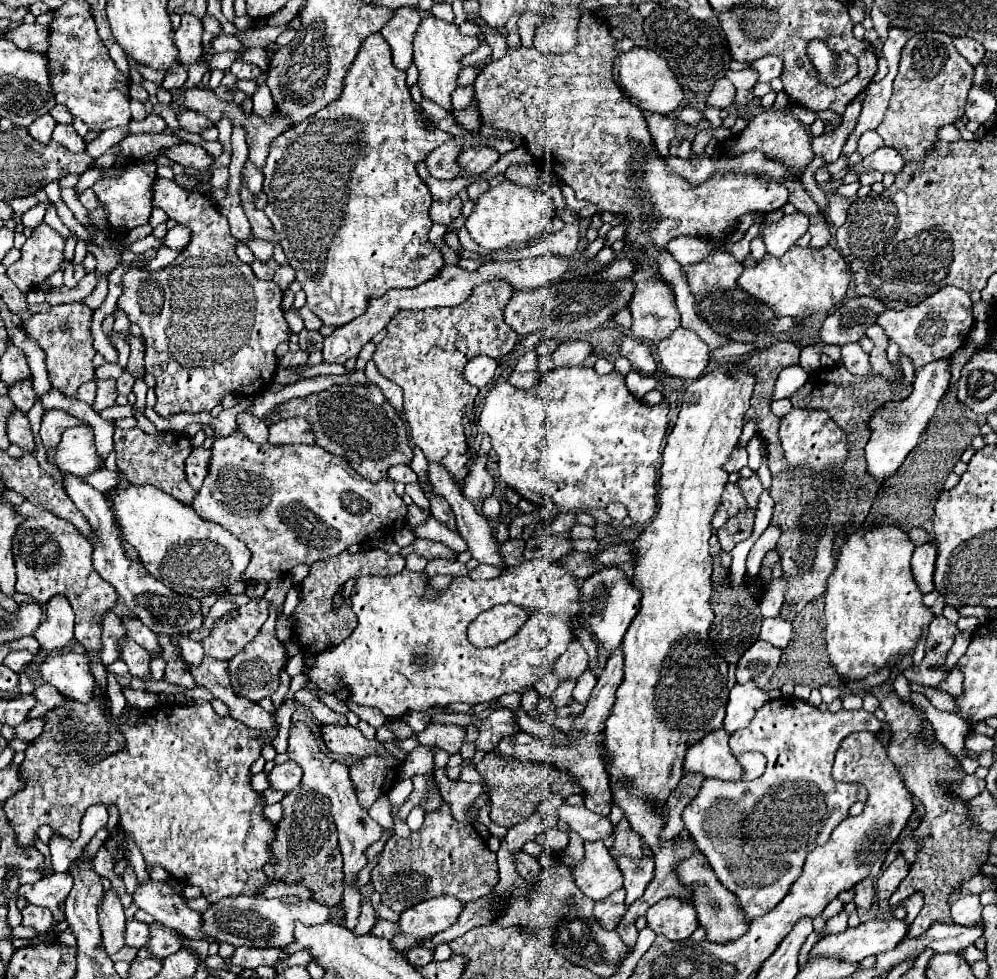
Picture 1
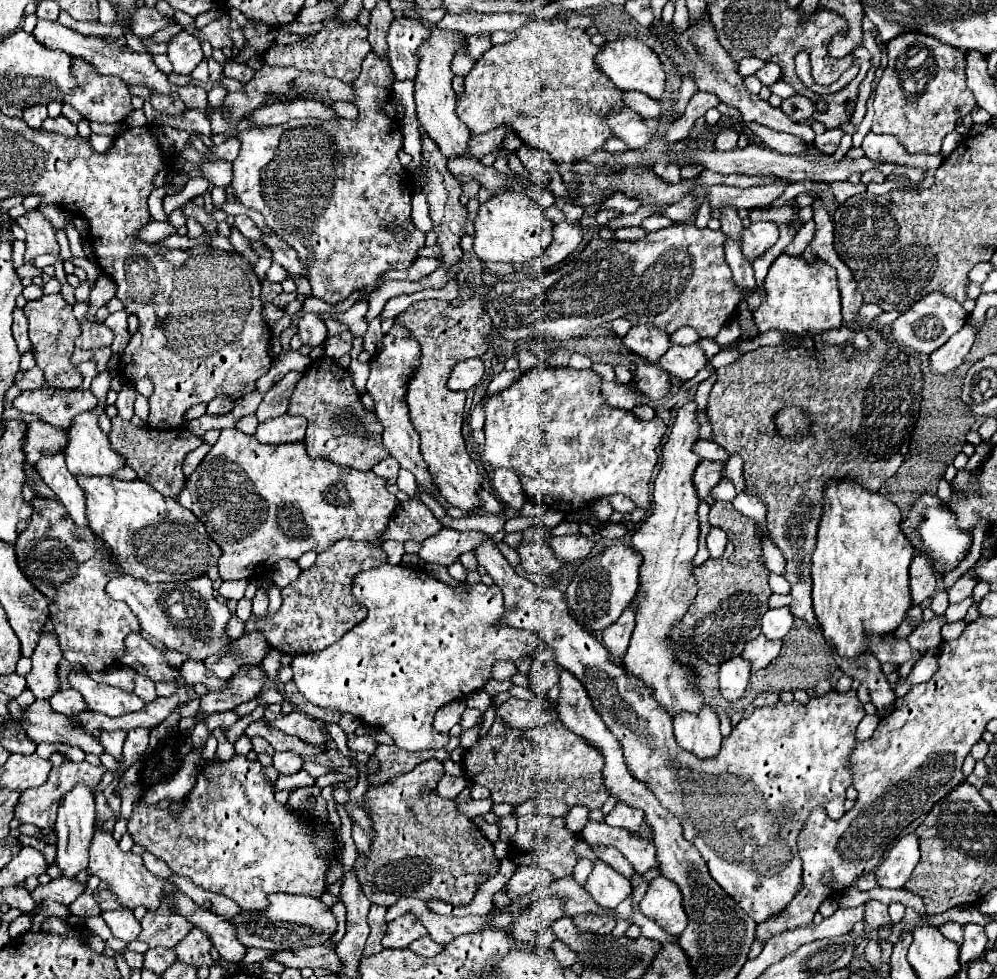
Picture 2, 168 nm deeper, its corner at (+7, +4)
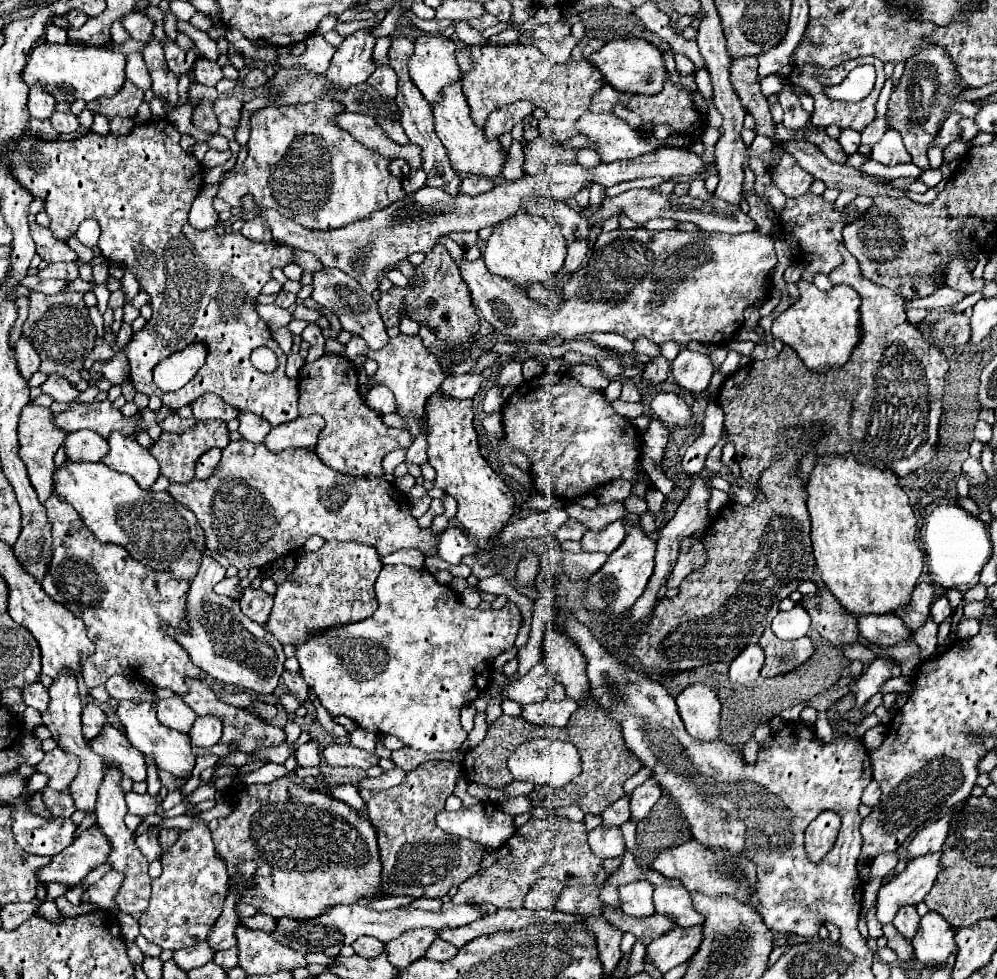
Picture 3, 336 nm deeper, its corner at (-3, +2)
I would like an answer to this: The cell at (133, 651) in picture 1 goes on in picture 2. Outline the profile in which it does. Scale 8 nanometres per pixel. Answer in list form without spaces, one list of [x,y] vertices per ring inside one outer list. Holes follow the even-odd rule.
[[[138,672],[136,678],[134,678],[134,684],[136,684],[134,686],[134,694],[138,694],[144,702],[152,702],[154,698],[158,698],[156,690],[154,690],[154,682],[146,674]]]

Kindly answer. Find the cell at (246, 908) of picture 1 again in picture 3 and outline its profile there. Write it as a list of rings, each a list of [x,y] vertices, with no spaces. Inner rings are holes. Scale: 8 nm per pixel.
[[[446,902],[438,912],[426,912],[418,908],[398,908],[398,910],[388,910],[388,912],[376,912],[370,910],[368,906],[352,904],[352,906],[336,906],[332,912],[326,912],[324,916],[318,916],[316,920],[278,920],[276,936],[282,944],[288,944],[290,948],[296,948],[298,952],[322,952],[326,956],[336,956],[340,954],[340,948],[346,944],[352,944],[360,936],[374,936],[380,942],[390,942],[398,936],[402,936],[410,928],[432,928],[432,930],[442,930],[442,928],[458,928],[464,924],[470,924],[478,918],[484,916],[484,910],[478,906],[470,904],[452,904]]]

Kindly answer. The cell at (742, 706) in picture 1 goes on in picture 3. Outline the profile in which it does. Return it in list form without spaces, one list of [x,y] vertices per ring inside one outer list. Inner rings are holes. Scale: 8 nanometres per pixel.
[[[748,644],[748,648],[744,648],[736,656],[736,660],[732,660],[730,680],[738,684],[752,682],[760,676],[762,664],[764,664],[764,650],[760,648],[760,644]]]

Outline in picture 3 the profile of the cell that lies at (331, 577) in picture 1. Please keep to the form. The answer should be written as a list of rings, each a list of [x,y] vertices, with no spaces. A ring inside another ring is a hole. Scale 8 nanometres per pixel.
[[[326,542],[316,552],[306,552],[296,560],[296,568],[284,584],[278,586],[268,628],[282,644],[296,644],[302,636],[338,624],[360,622],[378,608],[374,582],[382,562],[376,548],[356,542]]]

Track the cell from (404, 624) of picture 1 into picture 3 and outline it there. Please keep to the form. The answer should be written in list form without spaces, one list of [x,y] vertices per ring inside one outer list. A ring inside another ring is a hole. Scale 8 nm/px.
[[[396,564],[396,566],[382,566],[382,572],[376,580],[376,598],[378,598],[378,610],[360,622],[352,622],[352,624],[342,624],[338,628],[328,628],[326,632],[312,632],[308,634],[304,640],[300,640],[298,644],[294,644],[296,648],[296,658],[300,662],[300,672],[302,678],[306,680],[306,684],[316,692],[320,704],[332,714],[332,716],[346,716],[350,720],[354,720],[360,728],[370,730],[374,734],[392,734],[396,738],[400,738],[406,746],[422,750],[422,752],[452,752],[452,750],[460,750],[462,742],[468,738],[468,732],[462,730],[460,724],[460,708],[466,702],[476,700],[484,688],[488,688],[488,676],[492,674],[490,668],[490,660],[494,660],[494,656],[498,656],[500,652],[508,650],[514,646],[514,640],[518,636],[520,630],[520,610],[514,604],[506,604],[502,610],[470,610],[466,606],[462,606],[460,598],[456,596],[456,592],[448,586],[442,586],[434,580],[434,576],[428,570],[416,570],[412,566],[406,564]]]

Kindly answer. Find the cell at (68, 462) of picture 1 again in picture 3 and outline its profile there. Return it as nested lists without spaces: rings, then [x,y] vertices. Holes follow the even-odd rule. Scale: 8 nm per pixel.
[[[114,432],[108,438],[108,444],[110,452],[104,458],[104,464],[120,474],[132,476],[142,490],[150,490],[160,476],[158,460],[146,448],[142,448],[136,438],[122,436],[120,432]]]

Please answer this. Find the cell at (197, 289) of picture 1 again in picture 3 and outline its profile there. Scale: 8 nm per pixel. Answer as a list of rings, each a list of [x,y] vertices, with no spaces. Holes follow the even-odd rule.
[[[166,118],[136,124],[126,136],[112,132],[100,136],[90,132],[70,142],[44,142],[32,136],[32,140],[24,140],[12,152],[12,168],[16,168],[16,178],[24,188],[32,188],[36,198],[46,200],[54,238],[60,236],[58,240],[66,242],[76,234],[82,220],[96,218],[102,230],[97,244],[102,254],[110,262],[132,268],[148,292],[152,318],[122,346],[130,366],[130,380],[138,392],[160,396],[172,412],[212,392],[236,410],[262,416],[270,426],[286,424],[298,418],[298,382],[286,376],[286,354],[272,338],[266,322],[256,314],[256,304],[248,304],[248,296],[240,296],[232,280],[230,286],[224,286],[224,300],[212,296],[204,284],[192,288],[188,280],[196,280],[196,268],[176,268],[176,264],[200,260],[218,266],[224,264],[226,270],[238,266],[238,276],[252,276],[252,292],[260,294],[262,286],[272,278],[274,268],[295,263],[294,248],[276,242],[252,242],[240,232],[218,236],[214,228],[192,228],[188,224],[188,212],[204,184],[204,170],[178,142],[180,132]],[[192,342],[206,344],[206,364],[184,388],[162,392],[152,380],[154,366]],[[258,346],[268,346],[278,356],[280,366],[276,372],[262,374],[252,366],[250,354]]]

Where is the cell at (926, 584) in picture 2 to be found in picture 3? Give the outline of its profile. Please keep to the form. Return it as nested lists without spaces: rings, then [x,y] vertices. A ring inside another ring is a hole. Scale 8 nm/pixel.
[[[922,582],[922,584],[918,584],[916,590],[912,592],[910,602],[908,602],[904,608],[900,608],[900,614],[896,614],[896,616],[902,618],[902,622],[914,632],[914,630],[918,630],[918,628],[928,620],[928,616],[930,616],[930,606],[932,606],[934,598],[936,598],[934,586]]]

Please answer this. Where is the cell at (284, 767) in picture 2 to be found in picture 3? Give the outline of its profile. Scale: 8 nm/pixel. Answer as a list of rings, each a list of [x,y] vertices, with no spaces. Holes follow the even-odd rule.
[[[310,740],[306,744],[302,744],[296,750],[296,758],[300,766],[320,766],[322,764],[322,752],[320,752],[320,744],[316,740]]]

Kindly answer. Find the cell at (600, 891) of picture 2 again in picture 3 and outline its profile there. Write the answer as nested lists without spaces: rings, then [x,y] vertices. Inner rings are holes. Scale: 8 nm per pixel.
[[[638,880],[632,884],[620,886],[622,910],[634,918],[652,916],[656,912],[654,902],[652,902],[652,892],[654,892],[654,888],[648,880]]]

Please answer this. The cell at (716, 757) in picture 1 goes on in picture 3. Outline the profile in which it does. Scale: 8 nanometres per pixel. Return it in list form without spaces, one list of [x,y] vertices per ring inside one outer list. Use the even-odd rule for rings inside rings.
[[[696,682],[684,688],[676,696],[676,704],[690,736],[708,742],[720,736],[720,702],[708,684]]]

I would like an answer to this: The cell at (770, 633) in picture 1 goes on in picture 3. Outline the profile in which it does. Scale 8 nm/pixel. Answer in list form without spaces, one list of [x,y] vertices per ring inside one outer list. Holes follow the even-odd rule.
[[[794,606],[788,612],[778,612],[772,620],[772,632],[782,640],[794,640],[806,636],[810,630],[810,616],[802,606]]]

